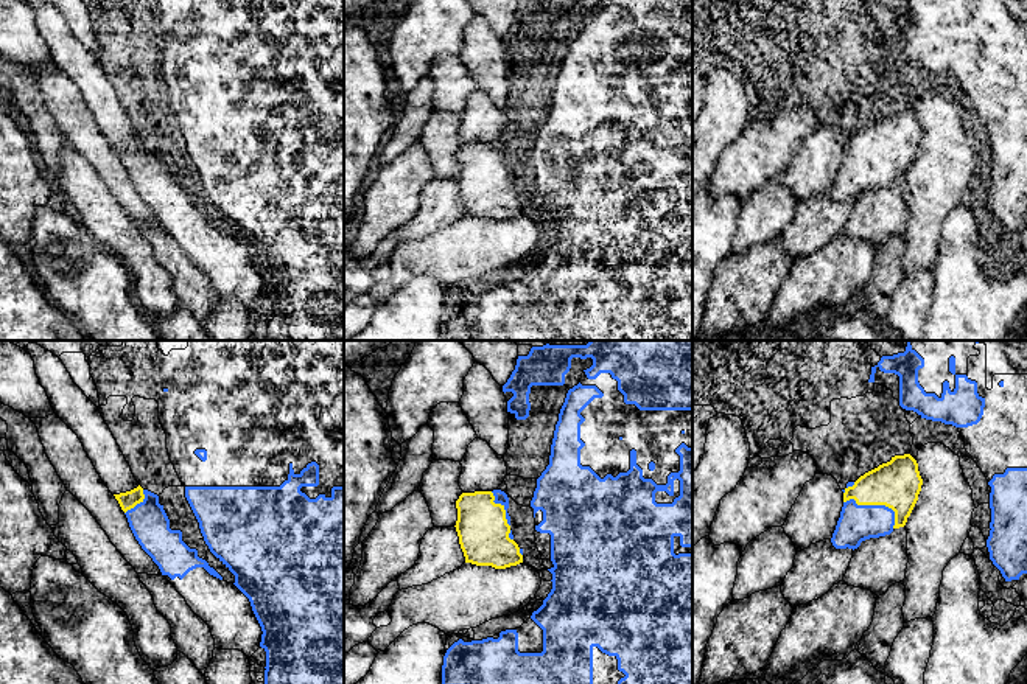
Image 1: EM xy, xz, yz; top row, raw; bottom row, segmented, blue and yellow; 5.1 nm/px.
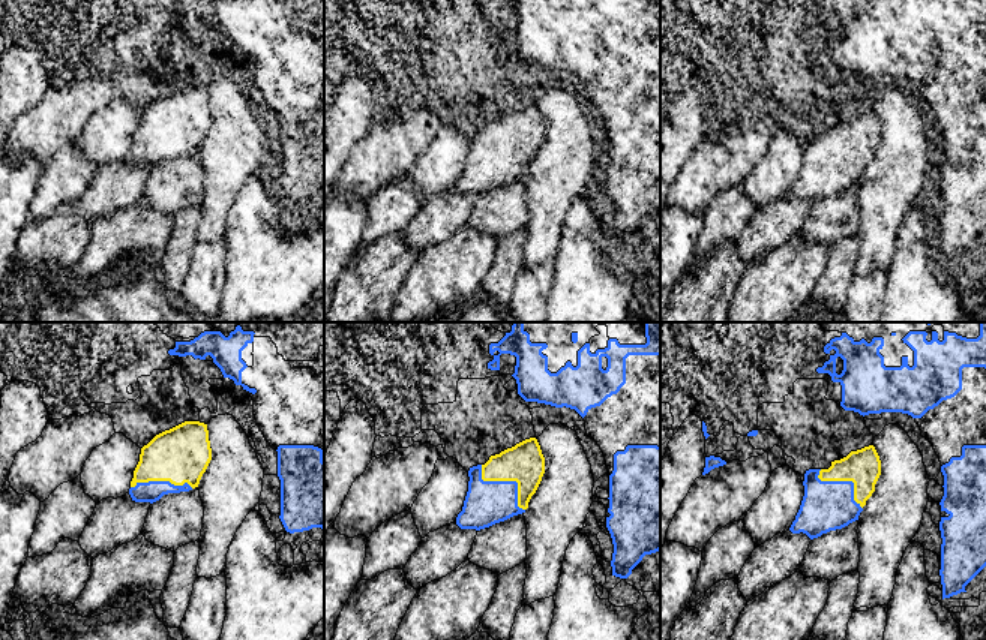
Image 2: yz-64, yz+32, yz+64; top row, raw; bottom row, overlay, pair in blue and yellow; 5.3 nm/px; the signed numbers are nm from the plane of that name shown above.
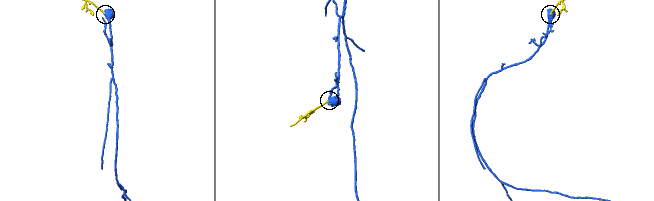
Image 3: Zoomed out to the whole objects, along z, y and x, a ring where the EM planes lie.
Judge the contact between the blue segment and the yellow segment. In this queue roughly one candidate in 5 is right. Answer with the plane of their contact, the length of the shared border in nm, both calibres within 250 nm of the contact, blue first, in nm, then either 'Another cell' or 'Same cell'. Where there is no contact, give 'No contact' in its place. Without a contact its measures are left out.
Touches blue in yz. Shared border 300 nm. Thickness 190 nm (blue) against 260 nm. Another cell

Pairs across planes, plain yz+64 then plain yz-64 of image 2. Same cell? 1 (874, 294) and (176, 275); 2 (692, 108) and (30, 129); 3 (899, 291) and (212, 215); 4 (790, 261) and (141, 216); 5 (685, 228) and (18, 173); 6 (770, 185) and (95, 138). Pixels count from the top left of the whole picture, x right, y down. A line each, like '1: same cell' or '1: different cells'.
1: different cells
2: different cells
3: different cells
4: same cell
5: same cell
6: same cell

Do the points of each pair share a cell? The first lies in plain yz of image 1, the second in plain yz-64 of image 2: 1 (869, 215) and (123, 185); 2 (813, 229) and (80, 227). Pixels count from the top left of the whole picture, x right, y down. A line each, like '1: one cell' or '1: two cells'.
1: two cells
2: two cells

